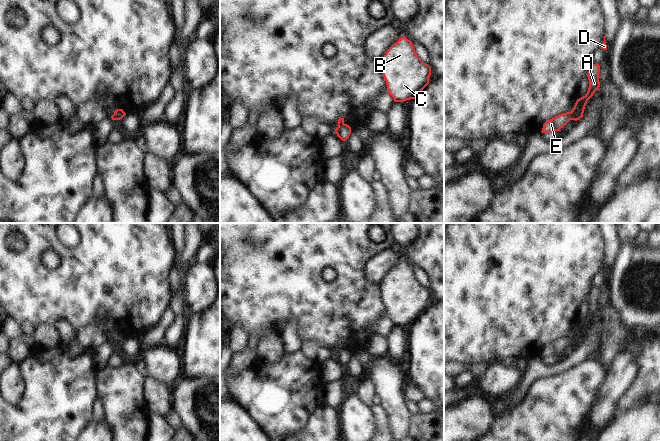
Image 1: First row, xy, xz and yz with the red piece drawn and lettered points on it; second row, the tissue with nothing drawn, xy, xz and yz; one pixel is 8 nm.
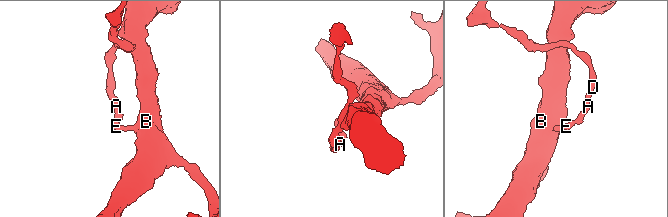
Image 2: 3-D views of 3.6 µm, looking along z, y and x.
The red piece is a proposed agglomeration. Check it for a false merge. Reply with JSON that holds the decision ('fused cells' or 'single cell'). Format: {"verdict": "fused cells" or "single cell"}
{"verdict": "fused cells"}

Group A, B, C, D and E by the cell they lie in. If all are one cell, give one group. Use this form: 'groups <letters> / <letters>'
groups A D / B C E

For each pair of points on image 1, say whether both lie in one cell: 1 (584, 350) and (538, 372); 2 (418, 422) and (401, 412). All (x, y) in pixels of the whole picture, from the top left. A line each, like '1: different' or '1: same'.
1: same
2: different

